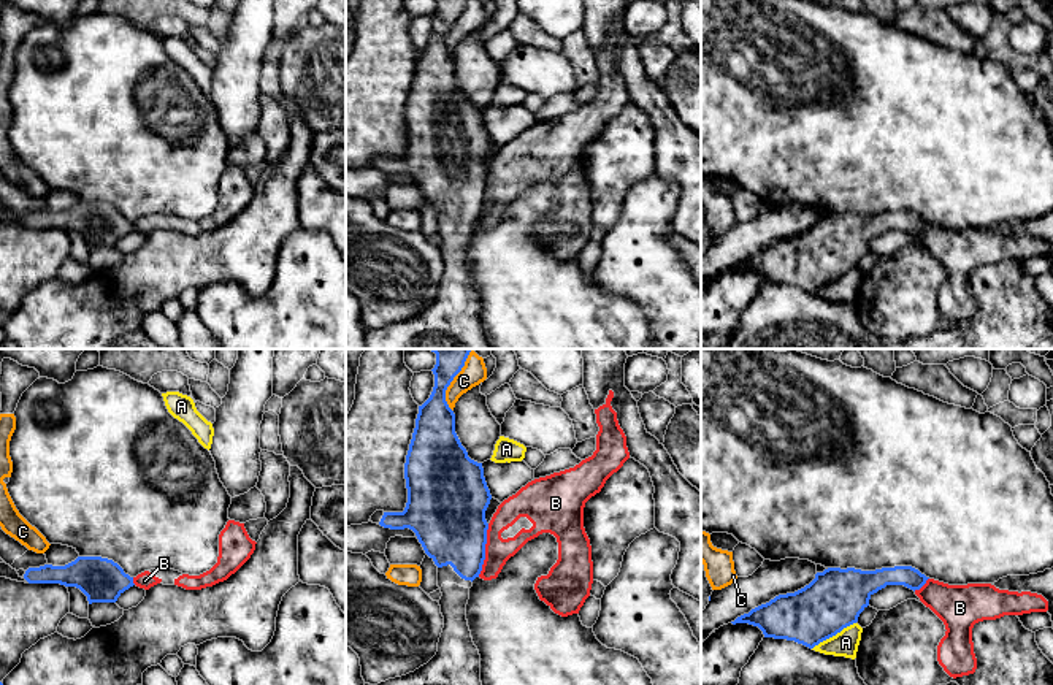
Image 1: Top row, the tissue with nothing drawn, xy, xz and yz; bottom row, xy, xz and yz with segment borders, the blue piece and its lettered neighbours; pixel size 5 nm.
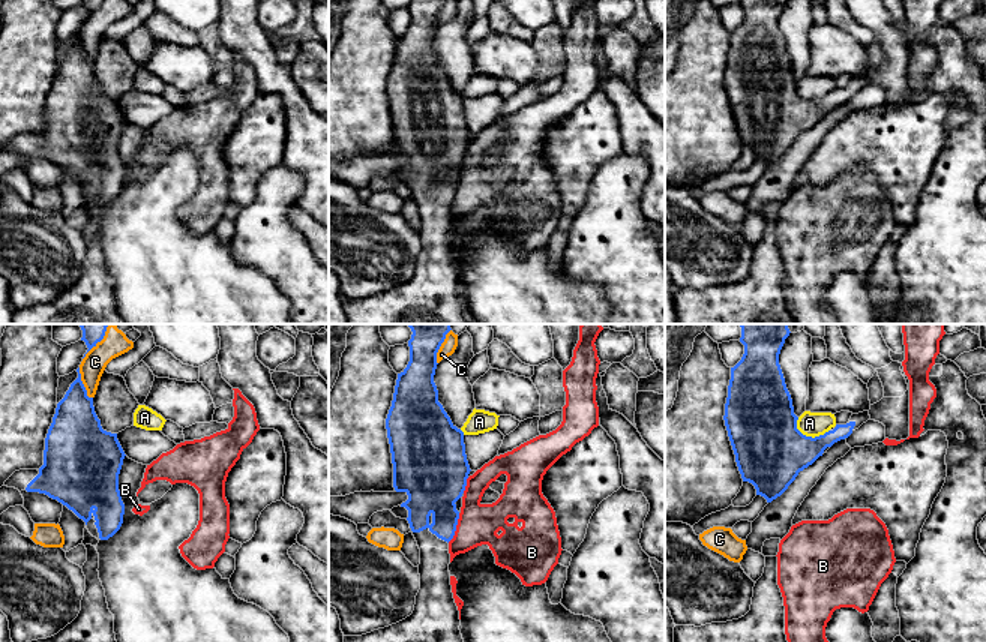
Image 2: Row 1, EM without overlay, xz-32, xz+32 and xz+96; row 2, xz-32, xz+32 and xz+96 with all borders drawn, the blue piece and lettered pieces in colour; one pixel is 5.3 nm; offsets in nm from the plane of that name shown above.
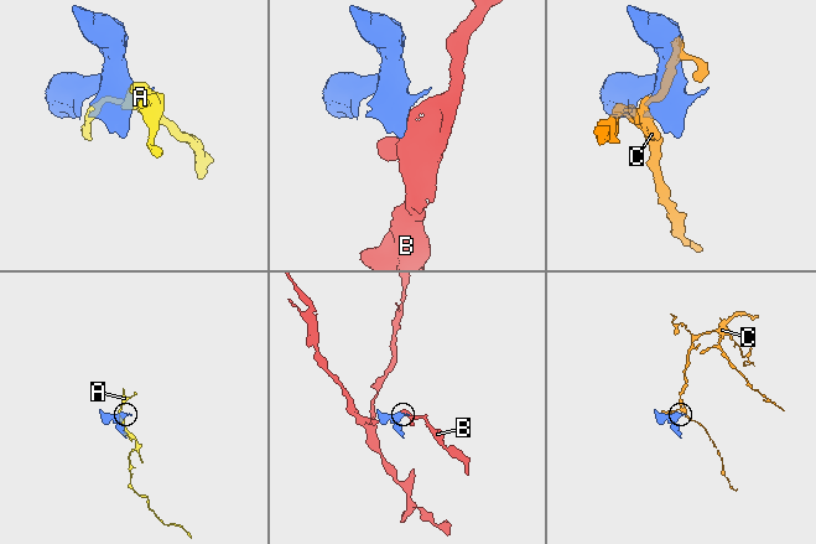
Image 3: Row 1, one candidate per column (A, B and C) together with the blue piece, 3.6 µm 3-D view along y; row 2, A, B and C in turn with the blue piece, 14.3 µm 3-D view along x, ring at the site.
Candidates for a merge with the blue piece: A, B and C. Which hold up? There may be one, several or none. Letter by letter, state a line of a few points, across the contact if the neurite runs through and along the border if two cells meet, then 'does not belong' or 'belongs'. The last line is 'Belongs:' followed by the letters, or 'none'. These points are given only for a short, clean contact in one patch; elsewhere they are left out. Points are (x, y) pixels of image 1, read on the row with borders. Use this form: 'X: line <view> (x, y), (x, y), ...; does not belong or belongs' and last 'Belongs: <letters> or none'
A: does not belong
B: line xz (489, 524), (484, 563), (478, 576); does not belong
C: does not belong
Belongs: none

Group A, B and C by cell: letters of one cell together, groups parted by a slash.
A / B / C

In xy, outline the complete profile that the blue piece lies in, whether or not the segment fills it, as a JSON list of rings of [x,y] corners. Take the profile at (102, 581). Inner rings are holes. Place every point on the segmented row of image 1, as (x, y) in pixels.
[[[78,557],[65,566],[44,564],[29,568],[24,574],[29,584],[60,584],[76,587],[92,603],[116,603],[117,598],[133,587],[133,577],[113,560],[101,557]]]

